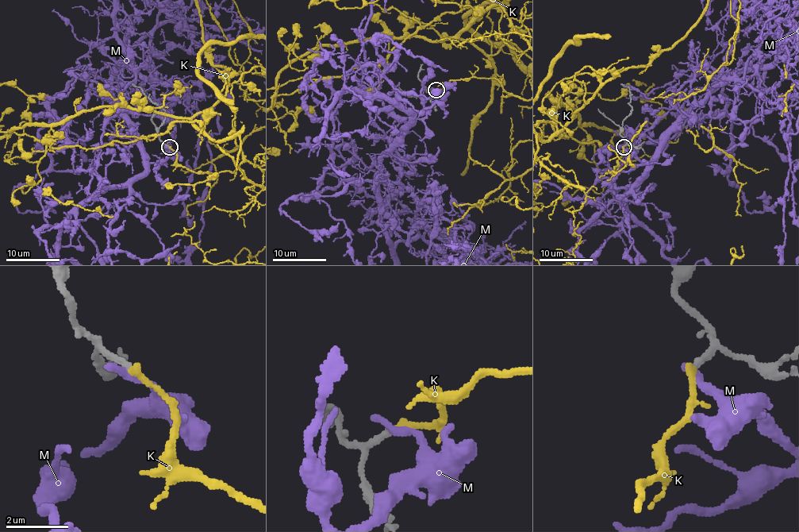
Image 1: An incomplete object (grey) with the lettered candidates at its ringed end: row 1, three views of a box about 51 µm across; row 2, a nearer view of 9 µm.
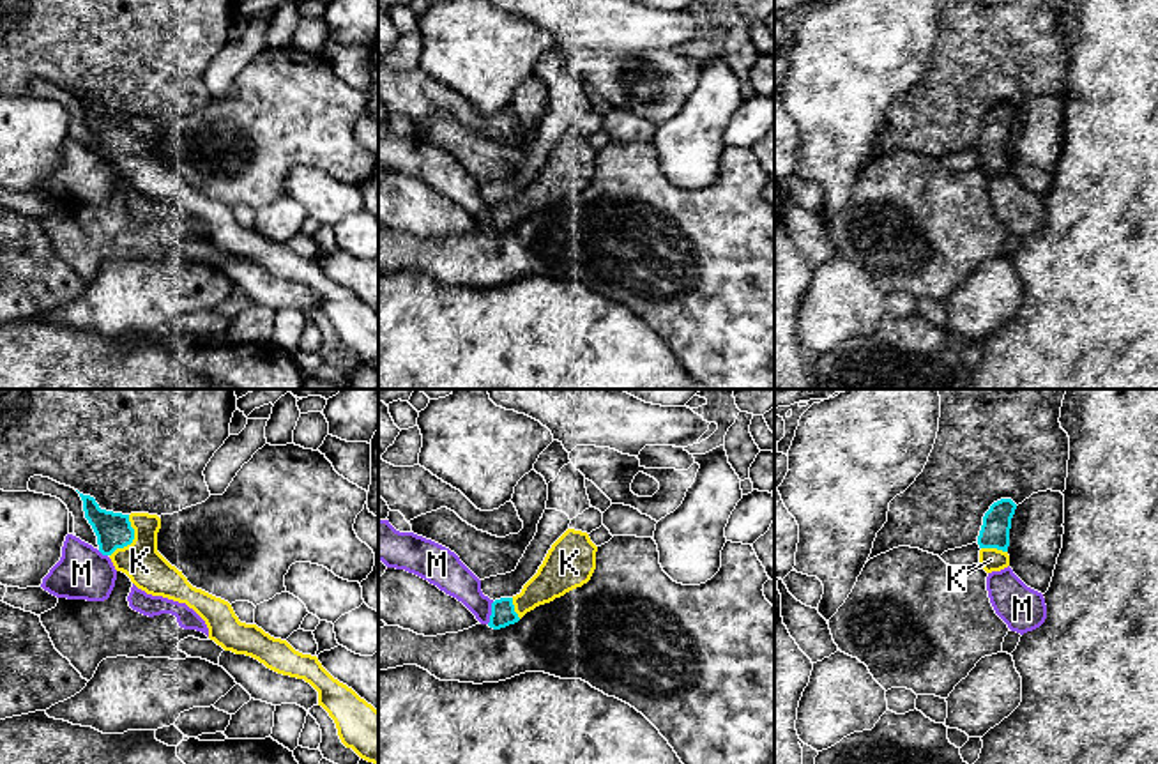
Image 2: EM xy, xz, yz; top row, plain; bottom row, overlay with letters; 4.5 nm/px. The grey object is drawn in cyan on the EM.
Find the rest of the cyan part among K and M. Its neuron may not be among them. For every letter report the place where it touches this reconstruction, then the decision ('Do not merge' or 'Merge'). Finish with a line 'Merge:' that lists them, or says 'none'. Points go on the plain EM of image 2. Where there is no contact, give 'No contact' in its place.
K: Touches cyan at xy (133, 142). Merge
M: Touches cyan at xz (492, 216). Do not merge
Merge: K

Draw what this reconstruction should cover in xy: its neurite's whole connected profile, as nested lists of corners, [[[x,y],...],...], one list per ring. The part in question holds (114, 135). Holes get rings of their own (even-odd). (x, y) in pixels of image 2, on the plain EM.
[[[90,99],[80,101],[99,156],[111,163],[117,175],[126,177],[147,198],[186,207],[205,225],[209,242],[225,255],[251,260],[278,278],[309,286],[318,295],[318,309],[334,324],[341,347],[378,370],[378,315],[371,308],[334,283],[316,260],[295,255],[256,228],[240,226],[228,205],[193,191],[157,156],[157,118],[113,117],[101,113]]]

